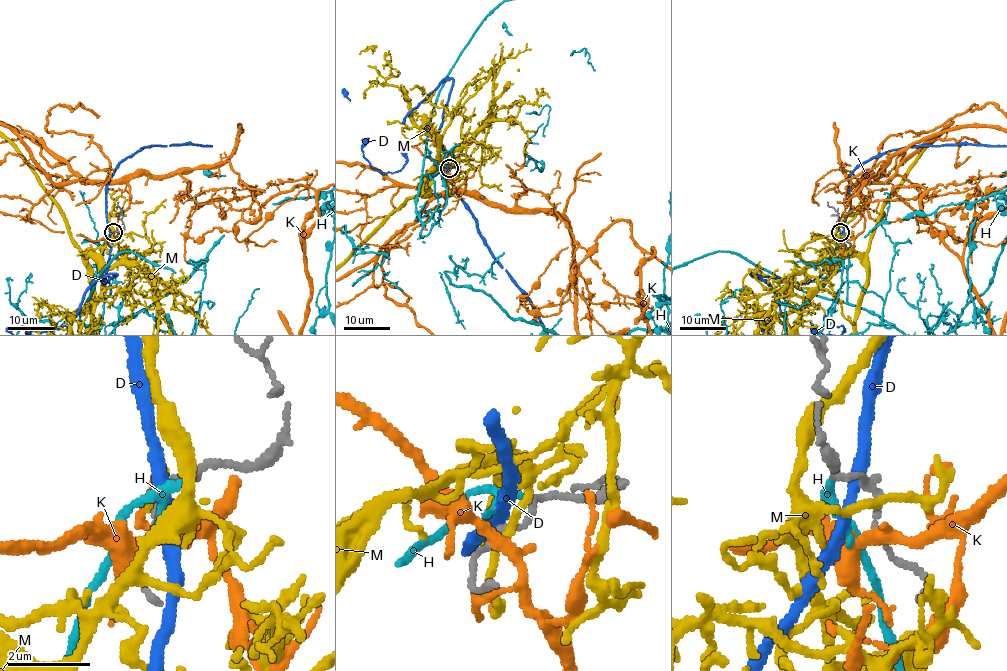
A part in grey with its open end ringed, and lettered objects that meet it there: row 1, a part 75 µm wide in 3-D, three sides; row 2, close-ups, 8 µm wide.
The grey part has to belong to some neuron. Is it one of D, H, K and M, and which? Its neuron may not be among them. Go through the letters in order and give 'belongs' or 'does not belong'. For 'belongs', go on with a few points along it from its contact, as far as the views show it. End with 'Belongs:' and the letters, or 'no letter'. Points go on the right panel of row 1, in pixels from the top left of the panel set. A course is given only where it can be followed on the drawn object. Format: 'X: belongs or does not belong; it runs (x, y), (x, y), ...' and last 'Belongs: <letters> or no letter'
D: does not belong
H: belongs
K: does not belong
M: does not belong
Belongs: H

